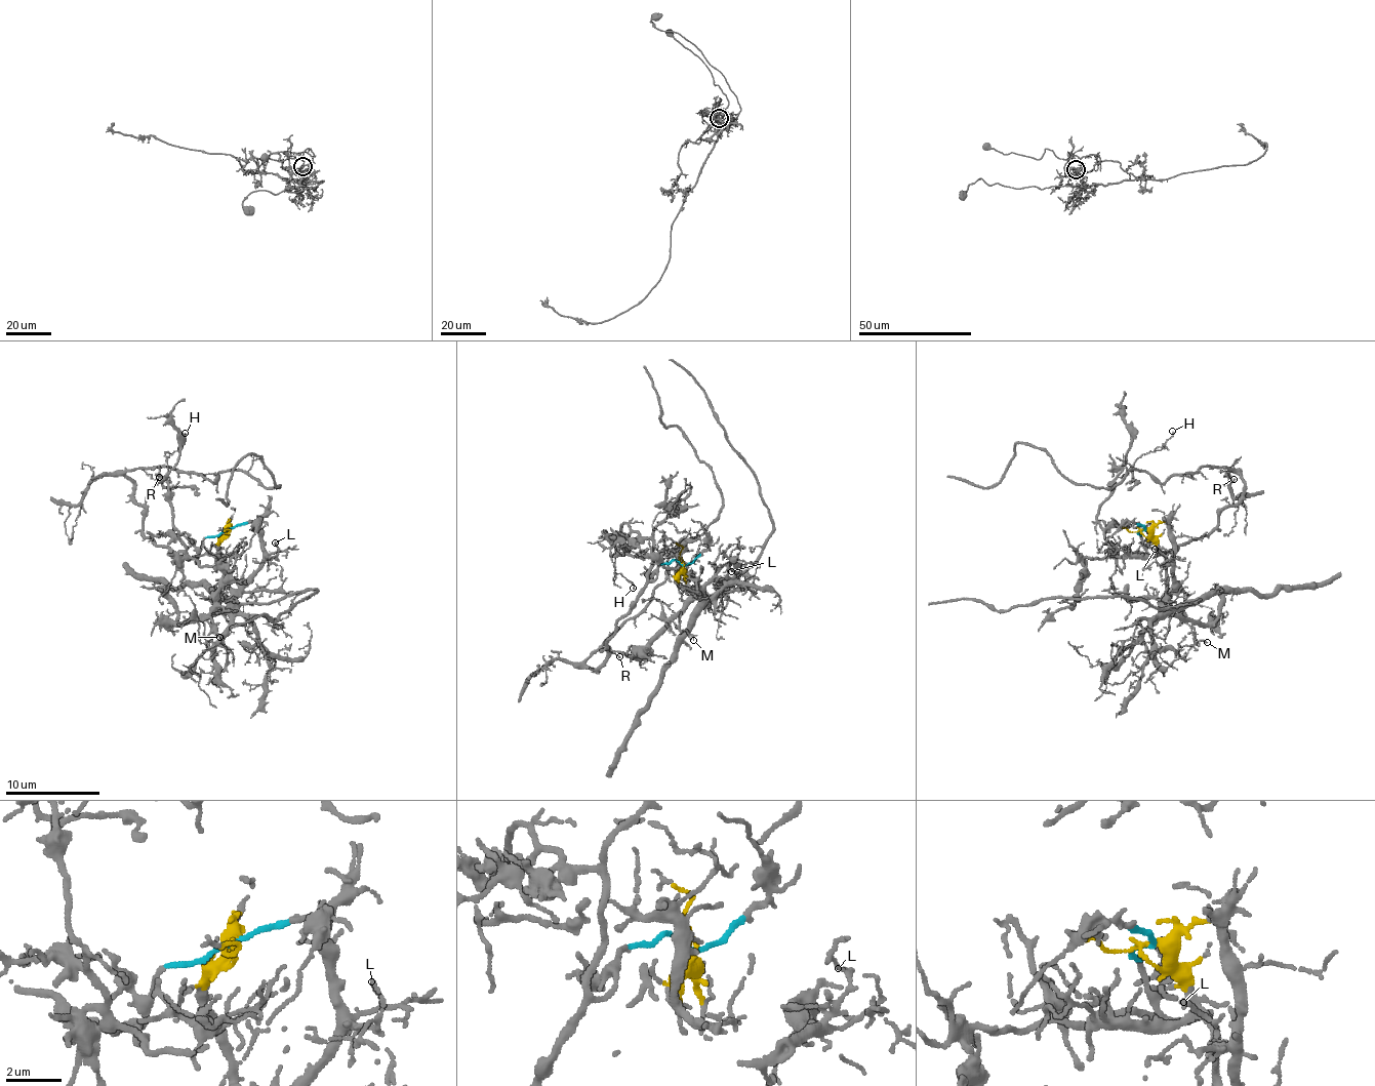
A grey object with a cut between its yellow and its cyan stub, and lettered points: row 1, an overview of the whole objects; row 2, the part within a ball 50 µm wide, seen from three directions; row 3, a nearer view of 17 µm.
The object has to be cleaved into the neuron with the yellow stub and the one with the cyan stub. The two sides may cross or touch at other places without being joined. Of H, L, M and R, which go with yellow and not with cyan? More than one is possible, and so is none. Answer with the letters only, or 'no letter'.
L, M

